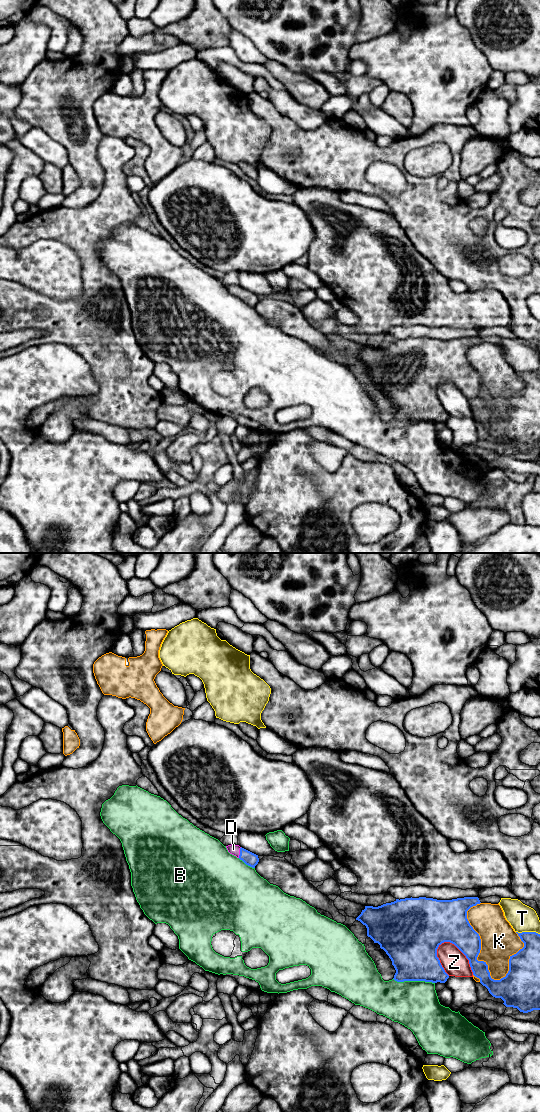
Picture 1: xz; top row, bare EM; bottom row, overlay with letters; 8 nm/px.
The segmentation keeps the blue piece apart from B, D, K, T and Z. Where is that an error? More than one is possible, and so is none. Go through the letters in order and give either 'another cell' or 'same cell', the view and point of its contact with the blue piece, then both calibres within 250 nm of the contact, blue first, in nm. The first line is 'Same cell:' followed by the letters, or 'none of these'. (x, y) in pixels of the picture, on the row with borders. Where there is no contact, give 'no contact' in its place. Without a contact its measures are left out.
Same cell: D
B: another cell | xz (414, 980) | 380/380 nm
D: same cell | xz (240, 852) | 110/90 nm
K: another cell | xz (480, 944) | 260/300 nm
T: another cell | xz (528, 932) | 220/220 nm
Z: another cell | xz (461, 951) | 300/200 nm

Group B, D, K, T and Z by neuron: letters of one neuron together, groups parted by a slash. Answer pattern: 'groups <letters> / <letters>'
groups B / D / K / T / Z

